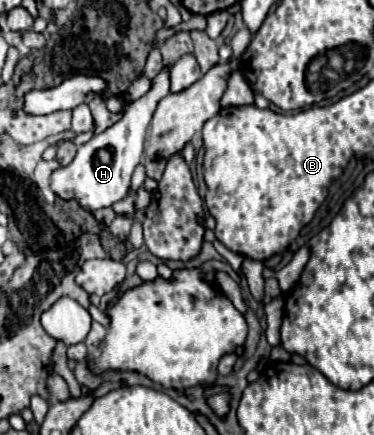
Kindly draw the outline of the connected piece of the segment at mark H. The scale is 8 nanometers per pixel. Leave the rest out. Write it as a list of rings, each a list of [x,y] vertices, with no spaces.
[[[164,66],[158,76],[152,80],[150,90],[130,102],[122,114],[122,118],[112,124],[110,128],[106,128],[102,134],[92,136],[86,144],[82,144],[78,148],[76,158],[64,166],[58,168],[52,174],[52,190],[54,194],[58,194],[64,200],[76,198],[76,202],[84,208],[84,210],[100,210],[106,206],[112,206],[114,202],[122,200],[130,188],[130,178],[134,168],[140,164],[142,152],[144,152],[144,138],[146,138],[146,130],[150,126],[152,114],[156,110],[158,100],[162,100],[166,94],[170,92],[170,66]]]

